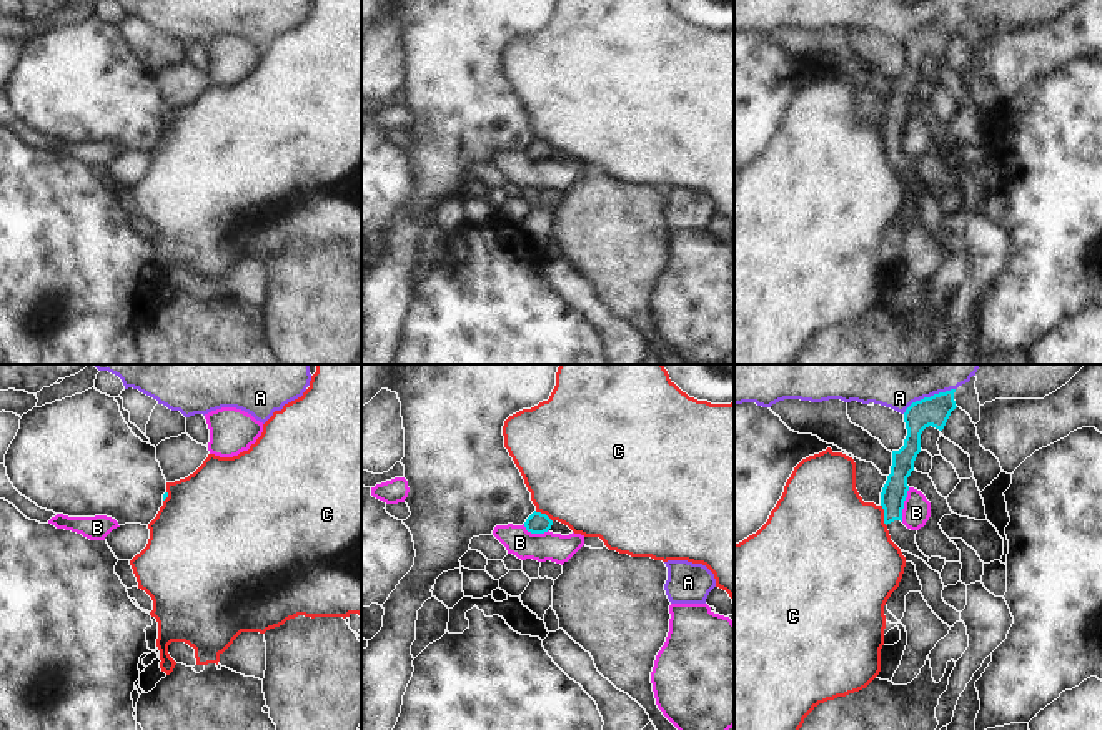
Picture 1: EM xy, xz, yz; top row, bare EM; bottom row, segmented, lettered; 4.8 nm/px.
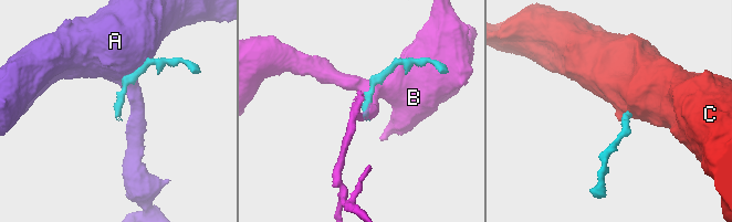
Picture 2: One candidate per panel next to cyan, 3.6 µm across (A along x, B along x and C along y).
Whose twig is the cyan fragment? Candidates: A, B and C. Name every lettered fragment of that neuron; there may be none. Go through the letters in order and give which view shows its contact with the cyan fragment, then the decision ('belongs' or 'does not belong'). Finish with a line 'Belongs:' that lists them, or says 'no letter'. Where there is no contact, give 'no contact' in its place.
A: yz | does not belong
B: yz | does not belong
C: yz | does not belong
Belongs: no letter

